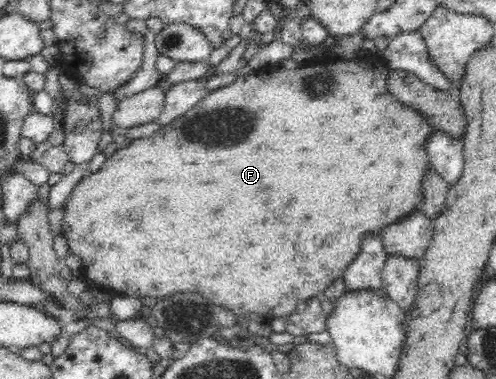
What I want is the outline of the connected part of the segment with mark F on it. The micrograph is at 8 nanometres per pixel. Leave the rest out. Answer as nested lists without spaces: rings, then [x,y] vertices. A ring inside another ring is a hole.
[[[374,47],[367,52],[359,59],[341,59],[337,62],[327,59],[305,67],[301,67],[292,58],[285,58],[276,67],[266,67],[238,76],[228,85],[207,93],[183,116],[162,126],[156,133],[133,139],[126,148],[121,147],[107,157],[97,172],[85,176],[73,187],[72,194],[63,204],[65,212],[60,235],[68,240],[70,254],[79,256],[83,266],[87,266],[85,278],[89,282],[111,288],[119,292],[119,295],[133,298],[143,298],[143,294],[151,294],[151,298],[163,298],[179,290],[199,290],[203,298],[215,298],[217,306],[227,306],[237,316],[263,314],[271,320],[285,319],[305,301],[321,296],[333,280],[343,277],[348,266],[355,260],[361,250],[365,232],[381,231],[383,227],[399,222],[412,210],[419,208],[423,196],[422,180],[426,170],[431,167],[426,153],[426,140],[435,128],[418,110],[405,106],[389,94],[386,76],[390,69],[387,60],[383,58],[383,51]],[[155,182],[161,182],[159,188],[163,190],[147,190],[155,188]]]

